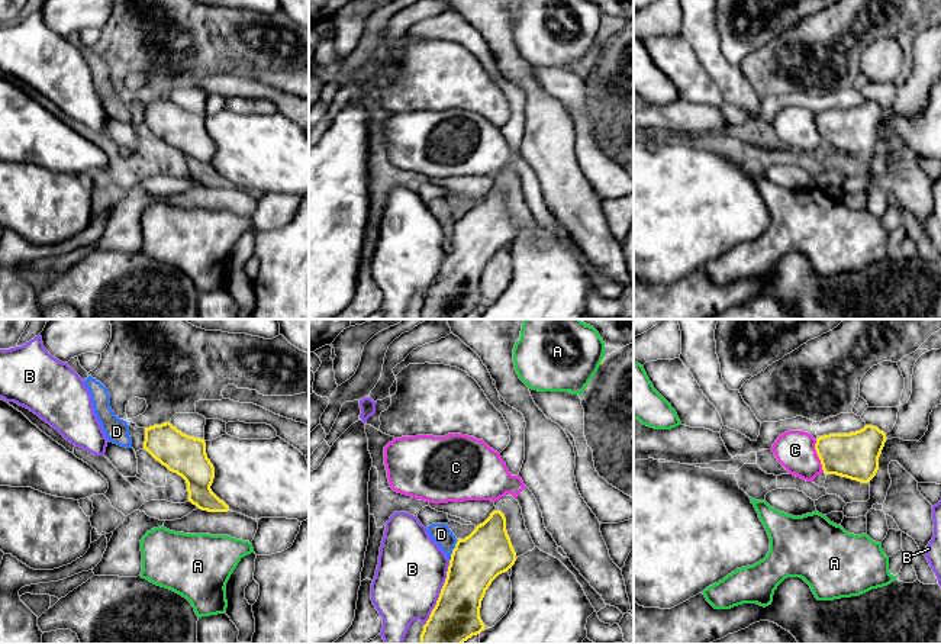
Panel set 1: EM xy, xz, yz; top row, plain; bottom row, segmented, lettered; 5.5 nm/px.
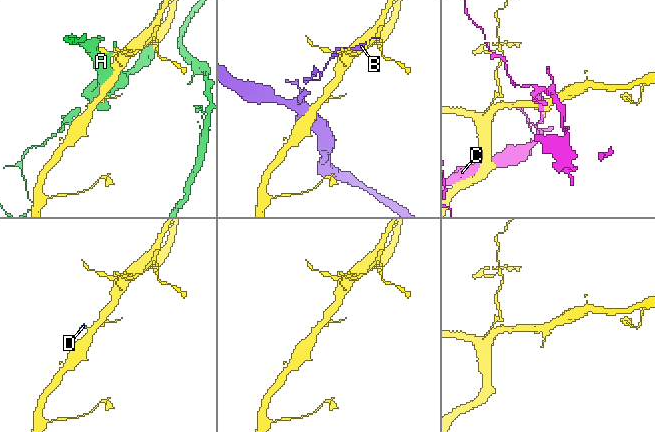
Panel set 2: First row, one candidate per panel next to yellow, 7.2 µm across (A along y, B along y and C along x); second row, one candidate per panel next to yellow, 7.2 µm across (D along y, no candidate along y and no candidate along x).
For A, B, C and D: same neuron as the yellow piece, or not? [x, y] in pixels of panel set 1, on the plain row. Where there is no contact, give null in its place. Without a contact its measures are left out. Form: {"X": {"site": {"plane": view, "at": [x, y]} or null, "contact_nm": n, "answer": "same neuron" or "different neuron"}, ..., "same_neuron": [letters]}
{"A": {"site": {"plane": "xz", "at": [602, 36]}, "contact_nm": 40, "answer": "different neuron"}, "B": {"site": {"plane": "xz", "at": [440, 269]}, "contact_nm": 400, "answer": "different neuron"}, "C": {"site": {"plane": "yz", "at": [818, 131]}, "contact_nm": 190, "answer": "different neuron"}, "D": {"site": {"plane": "xz", "at": [453, 225]}, "contact_nm": 130, "answer": "different neuron"}, "same_neuron": []}

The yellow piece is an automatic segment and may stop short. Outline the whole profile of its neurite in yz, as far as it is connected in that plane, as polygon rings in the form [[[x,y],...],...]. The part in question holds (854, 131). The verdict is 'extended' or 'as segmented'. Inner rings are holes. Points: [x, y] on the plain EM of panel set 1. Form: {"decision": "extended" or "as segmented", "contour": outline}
{"decision": "as segmented", "contour": [[[866,100],[855,107],[819,112],[815,125],[825,149],[869,158],[879,145],[879,132],[884,117],[883,106]]]}

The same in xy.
{"decision": "as segmented", "contour": [[[170,97],[145,103],[144,125],[170,146],[181,151],[187,158],[188,177],[202,186],[228,187],[229,181],[220,176],[210,164],[215,154],[215,142],[207,133],[204,115],[188,112]]]}

